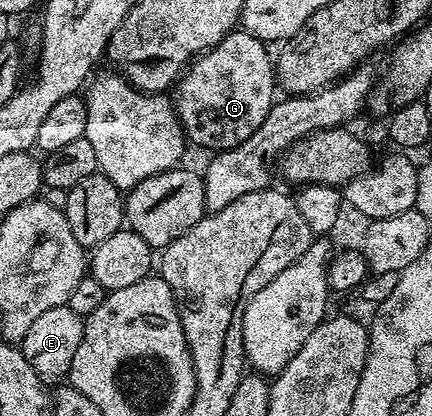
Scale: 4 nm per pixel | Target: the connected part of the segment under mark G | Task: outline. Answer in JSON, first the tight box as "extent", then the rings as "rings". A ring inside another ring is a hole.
{"extent":[173,28,277,152],"rings":[[[236,28],[211,50],[194,59],[173,87],[173,101],[188,143],[196,142],[210,152],[237,148],[269,116],[277,101],[277,79],[268,43]]]}

